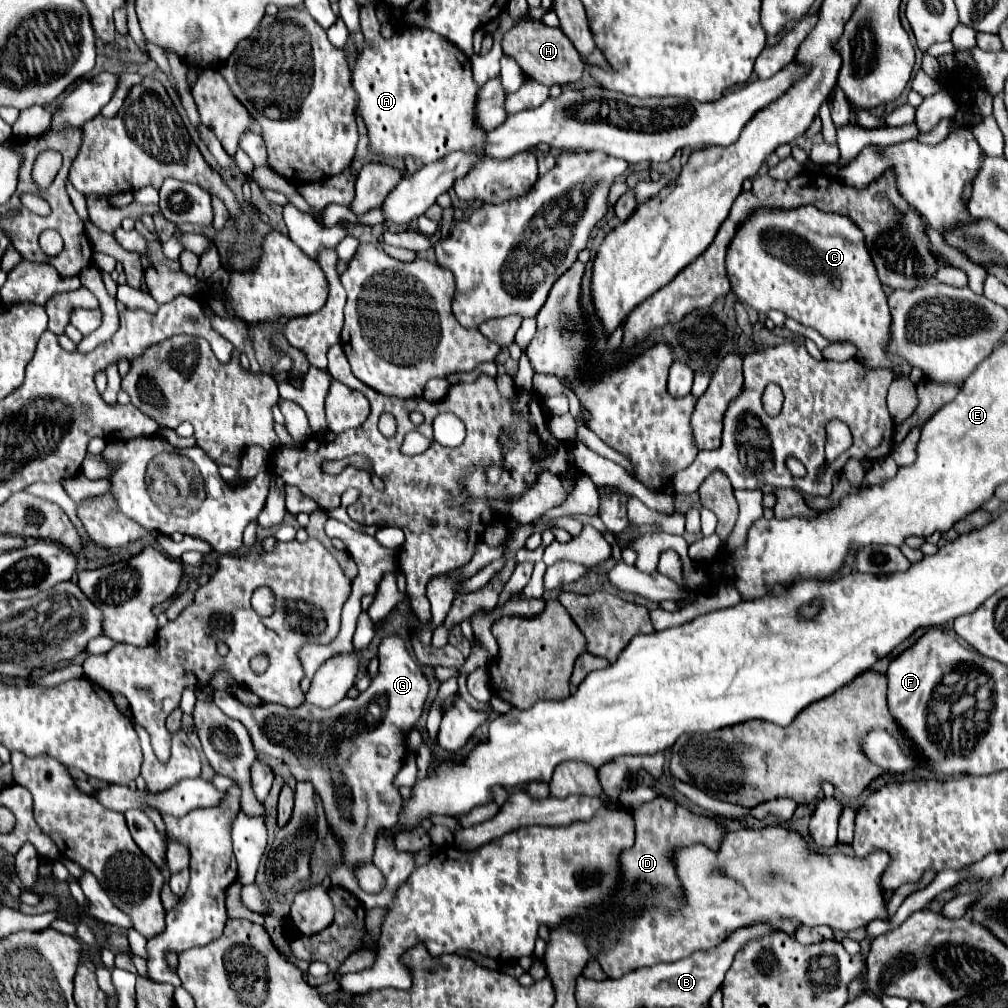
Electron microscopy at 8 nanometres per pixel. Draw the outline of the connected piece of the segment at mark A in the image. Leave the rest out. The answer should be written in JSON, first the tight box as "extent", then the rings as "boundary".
{"extent":[353,4,485,163],"boundary":[[[373,4],[360,7],[359,18],[365,35],[365,49],[355,59],[353,87],[359,93],[357,109],[365,119],[371,149],[387,157],[413,155],[421,163],[429,163],[453,151],[475,153],[477,147],[483,147],[485,131],[475,121],[477,85],[473,81],[471,61],[467,55],[463,55],[455,45],[429,29],[399,29],[391,39],[383,39]]]}

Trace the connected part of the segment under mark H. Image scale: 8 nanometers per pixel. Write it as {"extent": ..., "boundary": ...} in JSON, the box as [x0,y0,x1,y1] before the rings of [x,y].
{"extent":[501,19,585,87],"boundary":[[[533,19],[519,23],[509,33],[505,33],[501,45],[503,45],[503,53],[513,57],[519,63],[525,77],[535,79],[547,87],[575,83],[581,79],[583,69],[585,69],[583,57],[579,55],[579,51],[573,47],[569,37],[565,37],[565,33],[561,29],[545,27]]]}

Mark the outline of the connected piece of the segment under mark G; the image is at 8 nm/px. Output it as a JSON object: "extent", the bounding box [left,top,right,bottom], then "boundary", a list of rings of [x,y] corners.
{"extent":[213,635,429,869],"boundary":[[[393,635],[379,645],[379,673],[373,677],[369,689],[363,691],[357,699],[345,697],[329,709],[309,703],[295,709],[279,703],[261,703],[257,707],[249,707],[241,705],[241,701],[237,701],[237,697],[227,691],[215,691],[213,701],[225,715],[245,725],[257,755],[281,759],[297,781],[311,781],[315,785],[325,807],[327,825],[333,829],[335,835],[343,839],[345,859],[351,869],[355,869],[359,861],[371,861],[375,851],[377,829],[381,825],[397,825],[397,813],[401,811],[401,795],[399,789],[393,785],[393,779],[405,763],[405,739],[415,721],[421,717],[427,691],[429,683],[421,673],[419,663],[405,649],[403,639]]]}

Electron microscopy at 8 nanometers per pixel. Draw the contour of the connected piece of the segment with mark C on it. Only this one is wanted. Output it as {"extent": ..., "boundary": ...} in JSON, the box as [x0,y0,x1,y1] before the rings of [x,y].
{"extent":[727,205,903,379],"boundary":[[[813,205],[797,207],[791,211],[781,209],[757,209],[753,217],[741,225],[737,231],[729,253],[727,253],[727,273],[731,279],[731,291],[741,303],[747,303],[759,313],[777,309],[797,323],[819,331],[831,343],[851,343],[857,347],[855,359],[865,367],[865,371],[889,369],[895,379],[903,373],[891,359],[887,351],[889,345],[889,305],[883,285],[877,277],[871,255],[865,247],[863,233],[849,217],[837,213],[825,213]]]}

